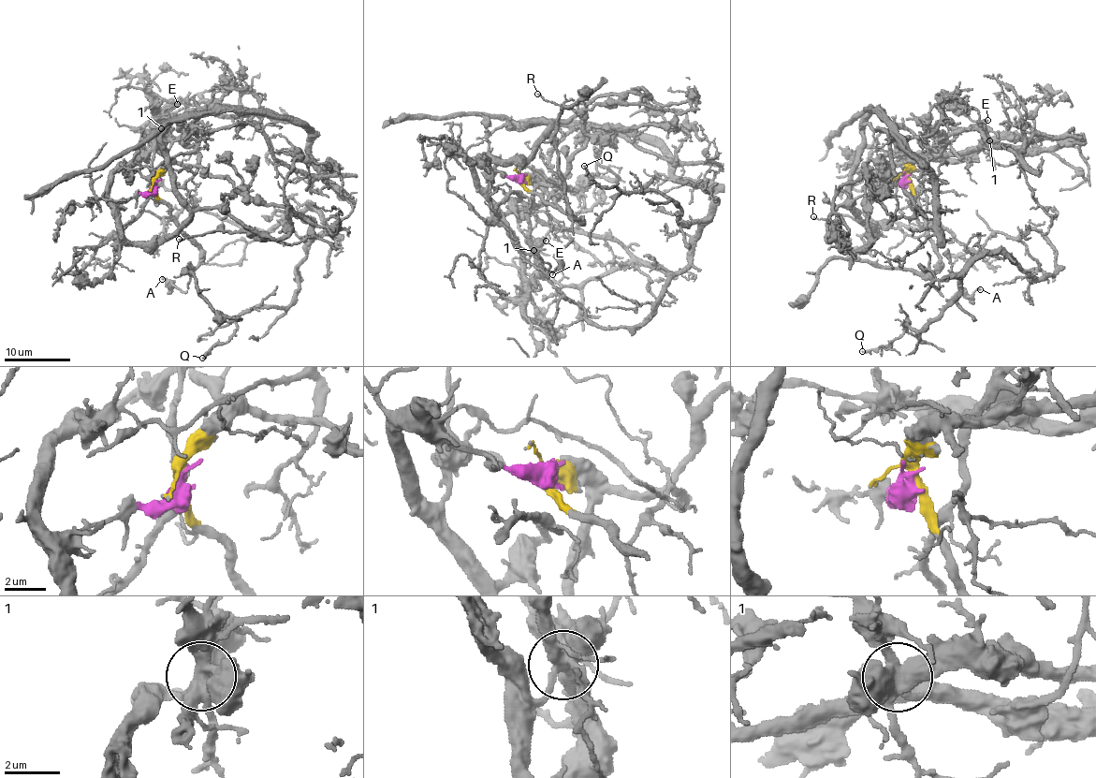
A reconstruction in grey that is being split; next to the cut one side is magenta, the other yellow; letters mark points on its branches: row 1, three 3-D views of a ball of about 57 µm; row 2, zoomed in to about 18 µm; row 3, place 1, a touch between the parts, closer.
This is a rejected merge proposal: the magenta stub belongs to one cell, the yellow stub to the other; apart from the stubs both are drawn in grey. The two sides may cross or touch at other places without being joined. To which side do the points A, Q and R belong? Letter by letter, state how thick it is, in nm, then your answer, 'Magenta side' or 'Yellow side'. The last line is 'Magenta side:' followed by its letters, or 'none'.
A: Thickness 110 nm. Yellow side
Q: Thickness 180 nm. Magenta side
R: Thickness 140 nm. Yellow side
Magenta side: Q

